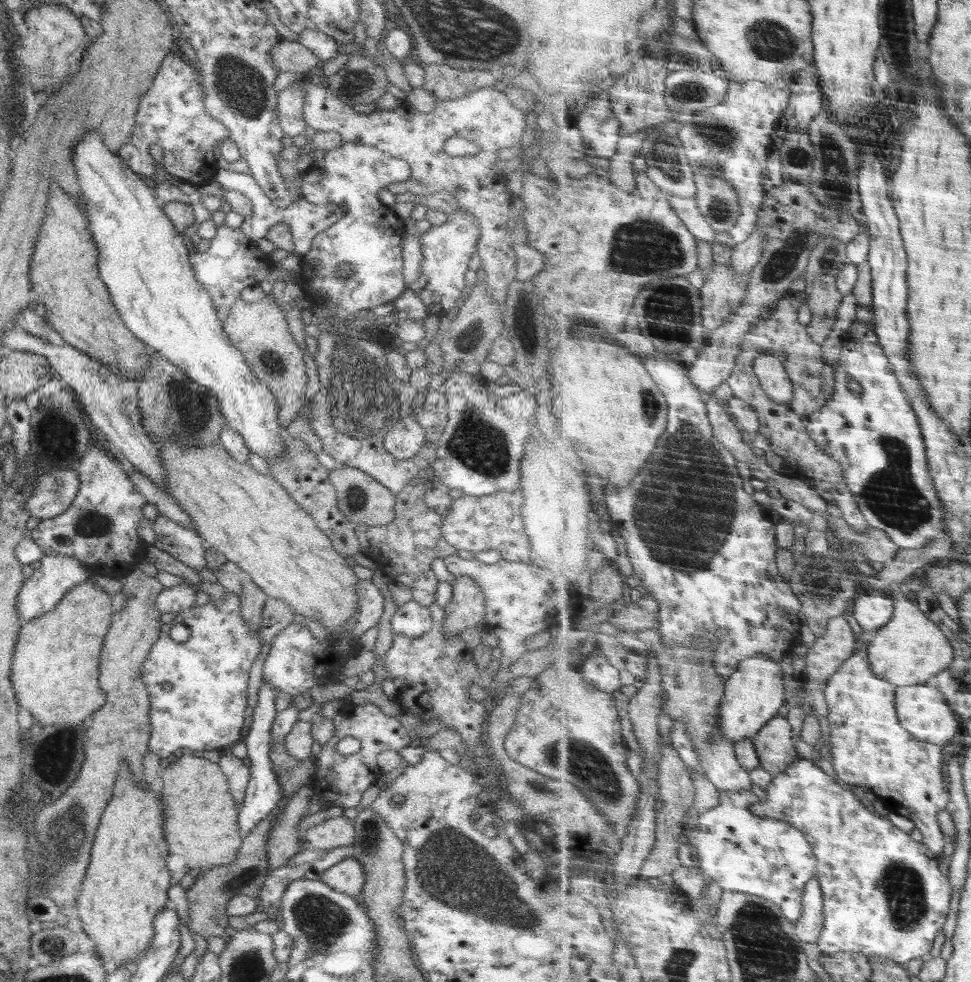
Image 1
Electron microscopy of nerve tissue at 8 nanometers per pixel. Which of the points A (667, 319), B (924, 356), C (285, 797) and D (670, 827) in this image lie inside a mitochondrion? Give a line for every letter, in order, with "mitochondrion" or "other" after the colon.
A: mitochondrion
B: other
C: other
D: other

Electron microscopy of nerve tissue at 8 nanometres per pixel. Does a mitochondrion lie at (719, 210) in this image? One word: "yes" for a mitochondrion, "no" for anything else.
yes

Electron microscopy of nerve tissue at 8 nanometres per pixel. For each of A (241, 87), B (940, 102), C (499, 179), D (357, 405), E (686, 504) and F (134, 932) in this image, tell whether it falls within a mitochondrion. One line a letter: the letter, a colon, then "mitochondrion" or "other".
A: mitochondrion
B: other
C: other
D: mitochondrion
E: mitochondrion
F: other

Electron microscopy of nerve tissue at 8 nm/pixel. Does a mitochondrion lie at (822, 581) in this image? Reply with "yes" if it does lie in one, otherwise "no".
yes

